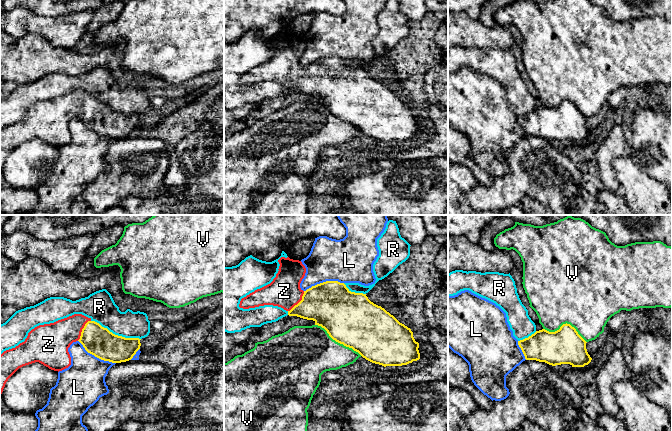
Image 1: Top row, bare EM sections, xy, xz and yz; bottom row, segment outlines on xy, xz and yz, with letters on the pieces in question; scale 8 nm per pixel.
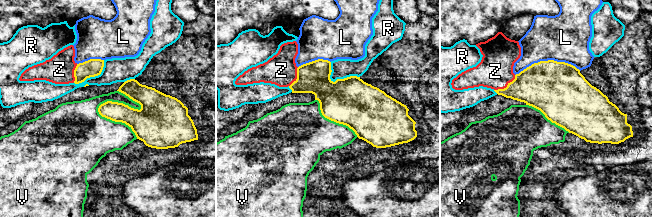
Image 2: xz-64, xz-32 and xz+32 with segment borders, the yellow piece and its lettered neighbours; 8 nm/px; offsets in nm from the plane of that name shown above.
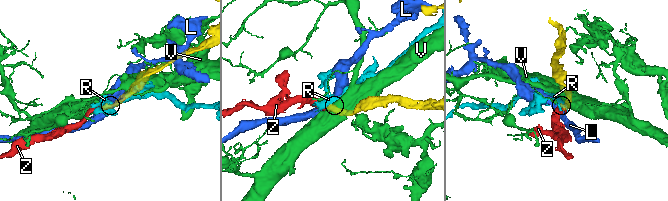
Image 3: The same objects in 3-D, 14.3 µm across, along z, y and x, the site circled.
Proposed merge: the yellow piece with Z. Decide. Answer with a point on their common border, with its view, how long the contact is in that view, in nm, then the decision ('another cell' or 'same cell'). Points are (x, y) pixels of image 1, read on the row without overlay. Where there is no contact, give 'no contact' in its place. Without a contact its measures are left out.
meets yellow in xy at (82, 106); contact 200 nm long; same cell

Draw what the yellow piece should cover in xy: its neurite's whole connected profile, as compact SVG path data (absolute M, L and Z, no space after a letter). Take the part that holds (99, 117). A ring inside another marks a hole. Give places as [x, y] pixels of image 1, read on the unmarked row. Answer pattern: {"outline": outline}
{"outline": "M74 90L54 99L39 101L32 105L24 118L0 131L0 171L8 155L21 143L39 138L54 147L62 147L71 141L68 124L79 117L85 126L95 133L112 139L129 137L140 125L139 114L125 114L110 108L99 99L82 90Z"}

